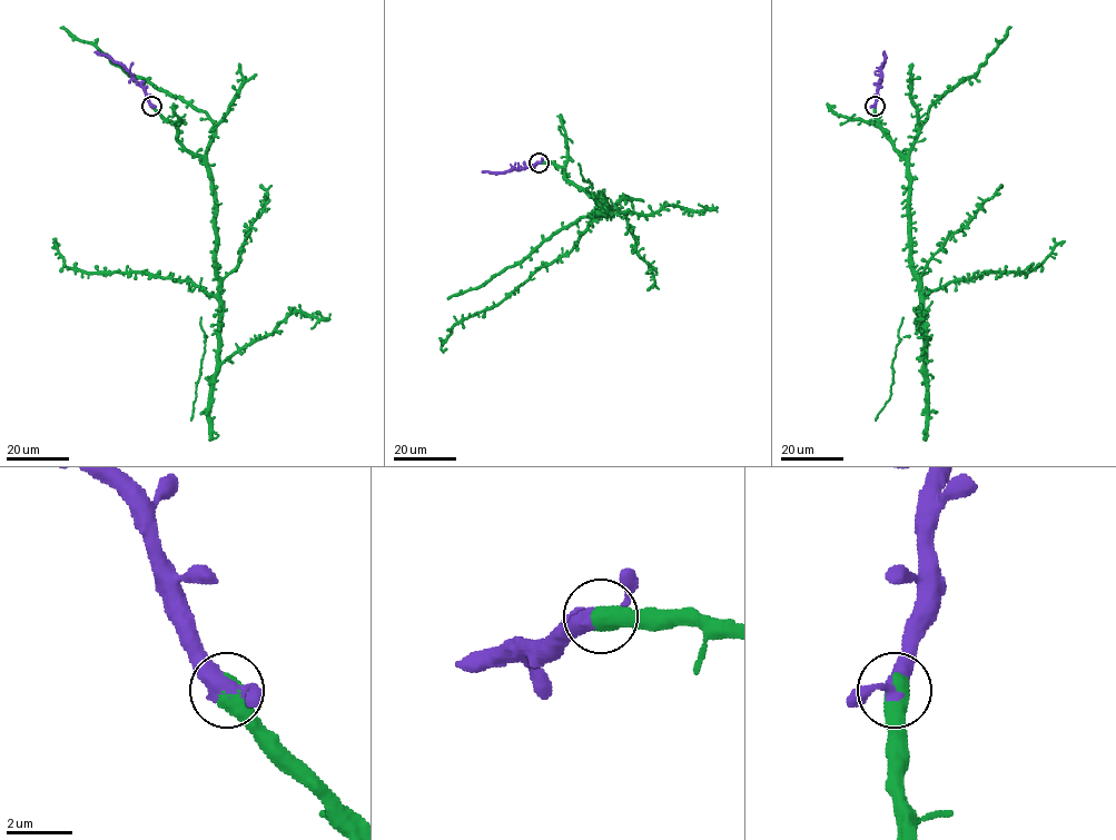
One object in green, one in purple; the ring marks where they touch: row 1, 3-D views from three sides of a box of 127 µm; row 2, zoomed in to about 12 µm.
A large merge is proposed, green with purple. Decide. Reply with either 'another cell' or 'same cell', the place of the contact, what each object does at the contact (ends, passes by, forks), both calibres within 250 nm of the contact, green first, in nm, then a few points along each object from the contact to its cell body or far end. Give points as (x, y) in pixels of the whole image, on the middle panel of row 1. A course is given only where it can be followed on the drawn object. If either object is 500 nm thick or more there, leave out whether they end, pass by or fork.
same cell; place (539, 162); calibres 550 and 480 nm; course green (539, 162), (559, 165), (605, 207), (568, 254), (462, 319), (446, 347); course purple (539, 162), (506, 171), (481, 171)

